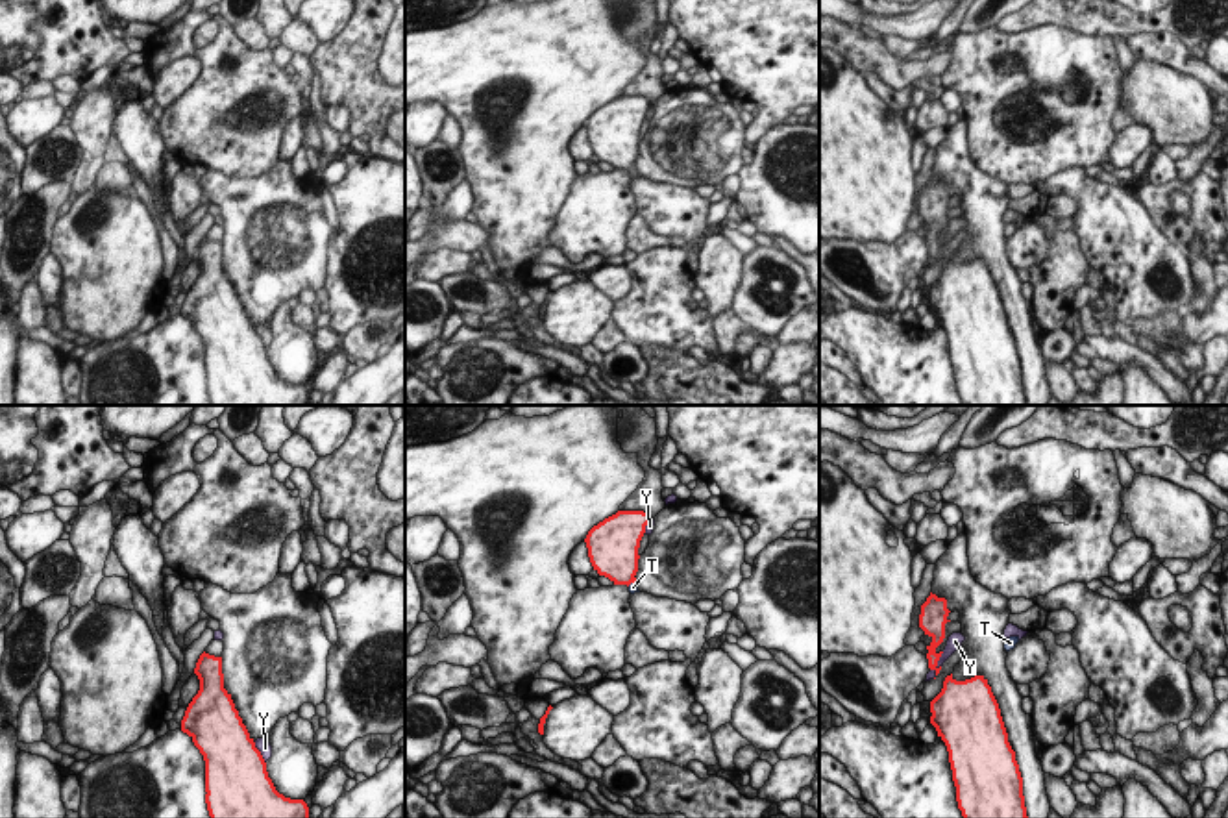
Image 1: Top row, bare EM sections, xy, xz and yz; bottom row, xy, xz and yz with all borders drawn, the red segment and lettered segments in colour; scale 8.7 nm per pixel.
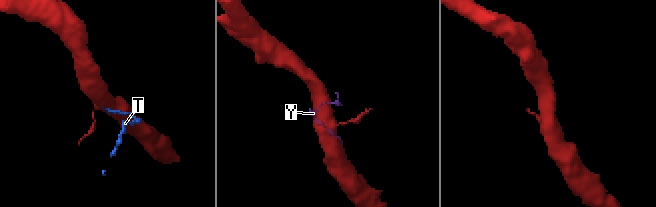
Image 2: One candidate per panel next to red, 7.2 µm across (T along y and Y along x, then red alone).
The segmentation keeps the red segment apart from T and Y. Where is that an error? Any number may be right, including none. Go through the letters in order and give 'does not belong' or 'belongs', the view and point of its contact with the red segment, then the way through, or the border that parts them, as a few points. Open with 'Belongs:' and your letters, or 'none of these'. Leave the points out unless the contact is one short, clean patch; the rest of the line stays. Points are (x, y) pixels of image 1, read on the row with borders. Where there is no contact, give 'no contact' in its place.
Belongs: T
T: belongs; contact xz (631, 582); way xz (616, 557), (622, 572), (631, 582), (633, 587)
Y: does not belong; contact yz (936, 665)

